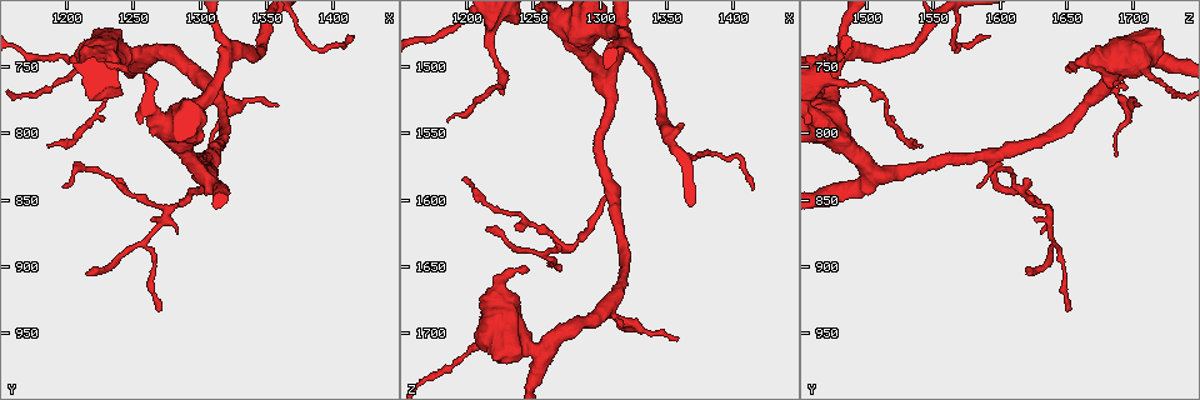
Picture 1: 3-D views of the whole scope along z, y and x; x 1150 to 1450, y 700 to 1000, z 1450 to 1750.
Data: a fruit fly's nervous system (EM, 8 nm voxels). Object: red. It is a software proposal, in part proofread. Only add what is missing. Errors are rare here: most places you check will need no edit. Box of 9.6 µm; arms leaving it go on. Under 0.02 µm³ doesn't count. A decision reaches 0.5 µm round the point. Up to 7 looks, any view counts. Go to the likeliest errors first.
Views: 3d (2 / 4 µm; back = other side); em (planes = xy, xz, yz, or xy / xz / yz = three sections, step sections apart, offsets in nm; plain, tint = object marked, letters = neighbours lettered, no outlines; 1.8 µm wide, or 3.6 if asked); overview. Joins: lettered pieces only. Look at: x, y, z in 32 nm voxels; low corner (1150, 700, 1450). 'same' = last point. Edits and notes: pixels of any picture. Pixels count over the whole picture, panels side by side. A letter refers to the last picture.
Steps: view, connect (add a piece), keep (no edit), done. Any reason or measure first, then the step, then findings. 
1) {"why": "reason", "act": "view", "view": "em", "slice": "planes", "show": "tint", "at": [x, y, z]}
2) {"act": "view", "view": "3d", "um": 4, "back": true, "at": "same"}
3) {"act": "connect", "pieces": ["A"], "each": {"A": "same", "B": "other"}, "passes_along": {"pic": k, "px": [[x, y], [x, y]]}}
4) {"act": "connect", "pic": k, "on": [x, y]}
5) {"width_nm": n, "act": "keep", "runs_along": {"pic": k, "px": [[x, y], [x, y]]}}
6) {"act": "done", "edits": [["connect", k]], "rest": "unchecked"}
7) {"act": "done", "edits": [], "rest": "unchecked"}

{"why": "an open end", "act": "view", "view": "em", "slice": "planes", "show": "letters", "at": [1186, 808, 1542]}

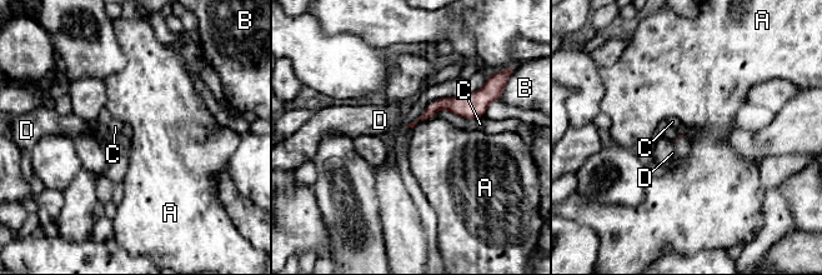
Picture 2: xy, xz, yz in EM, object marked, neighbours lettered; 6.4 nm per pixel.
{"longest_contact_nm": ["C", 110], "act": "keep", "each": {"A": "other", "B": "other", "C": "other", "D": "other"}, "border": {"pic": 2, "px": [[432, 116], [421, 121]]}, "found": "none of them fits"}

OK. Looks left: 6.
{"why": "end of a long branch", "act": "view", "view": "3d", "um": 4, "at": [1414, 728, 1590]}

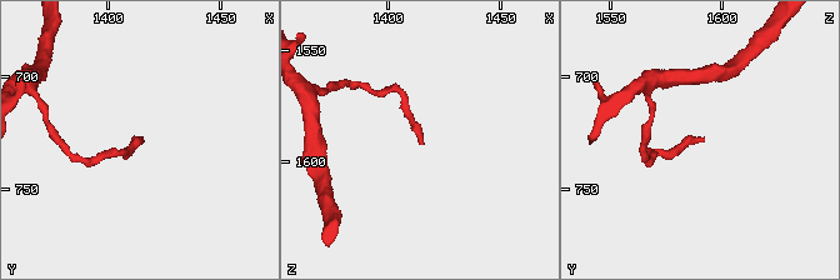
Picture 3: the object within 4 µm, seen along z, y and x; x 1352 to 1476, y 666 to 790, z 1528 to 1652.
{"why": "need the tissue", "act": "view", "view": "em", "slice": "planes", "show": "letters", "at": [1414, 728, 1592]}

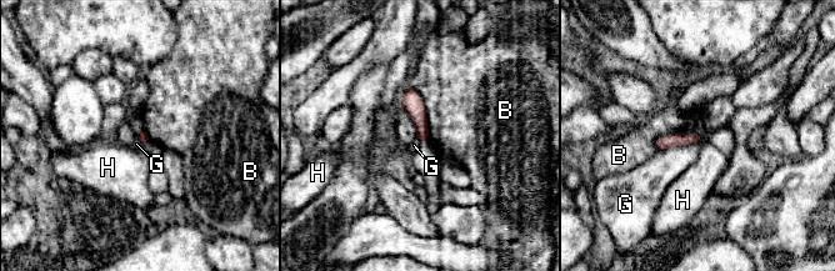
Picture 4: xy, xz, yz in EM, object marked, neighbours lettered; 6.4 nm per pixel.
{"act": "keep", "each": {"B": "other", "G": "other", "H": "other"}, "border": {"pic": 4, "px": [[703, 139], [656, 151]]}, "found": "none of them fits"}

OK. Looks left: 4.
{"why": "an open end", "act": "view", "view": "3d", "um": 2, "back": true, "at": [1248, 752, 1652]}

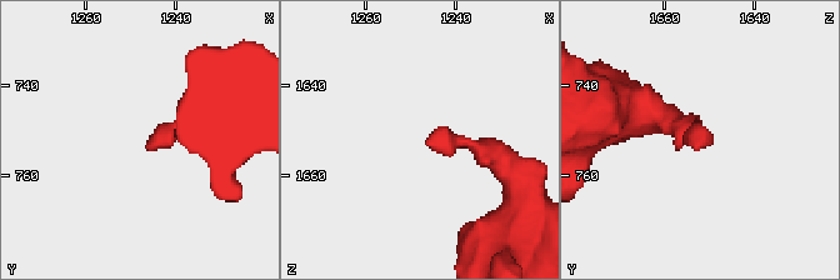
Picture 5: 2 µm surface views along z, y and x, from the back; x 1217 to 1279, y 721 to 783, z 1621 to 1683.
{"act": "view", "view": "em", "slice": "planes", "show": "letters", "at": [1247, 754, 1652]}

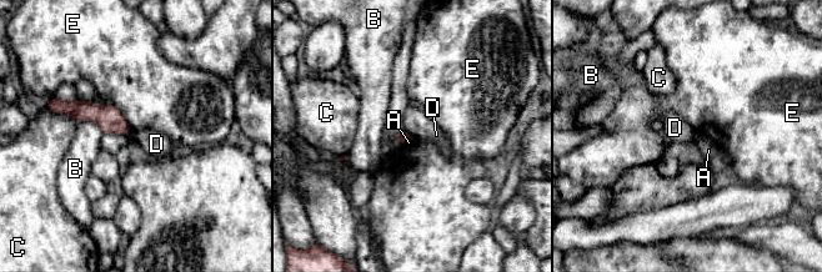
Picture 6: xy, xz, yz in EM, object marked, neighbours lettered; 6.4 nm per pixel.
{"act": "keep", "each": {"A": "other", "B": "other", "C": "other", "D": "other", "E": "other"}, "runs_along": {"pic": 6, "px": [[63, 107], [98, 112], [126, 130]]}, "found": "no lettered piece goes on from it"}

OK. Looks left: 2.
{"act": "done", "edits": [], "rest": "unchecked"}

